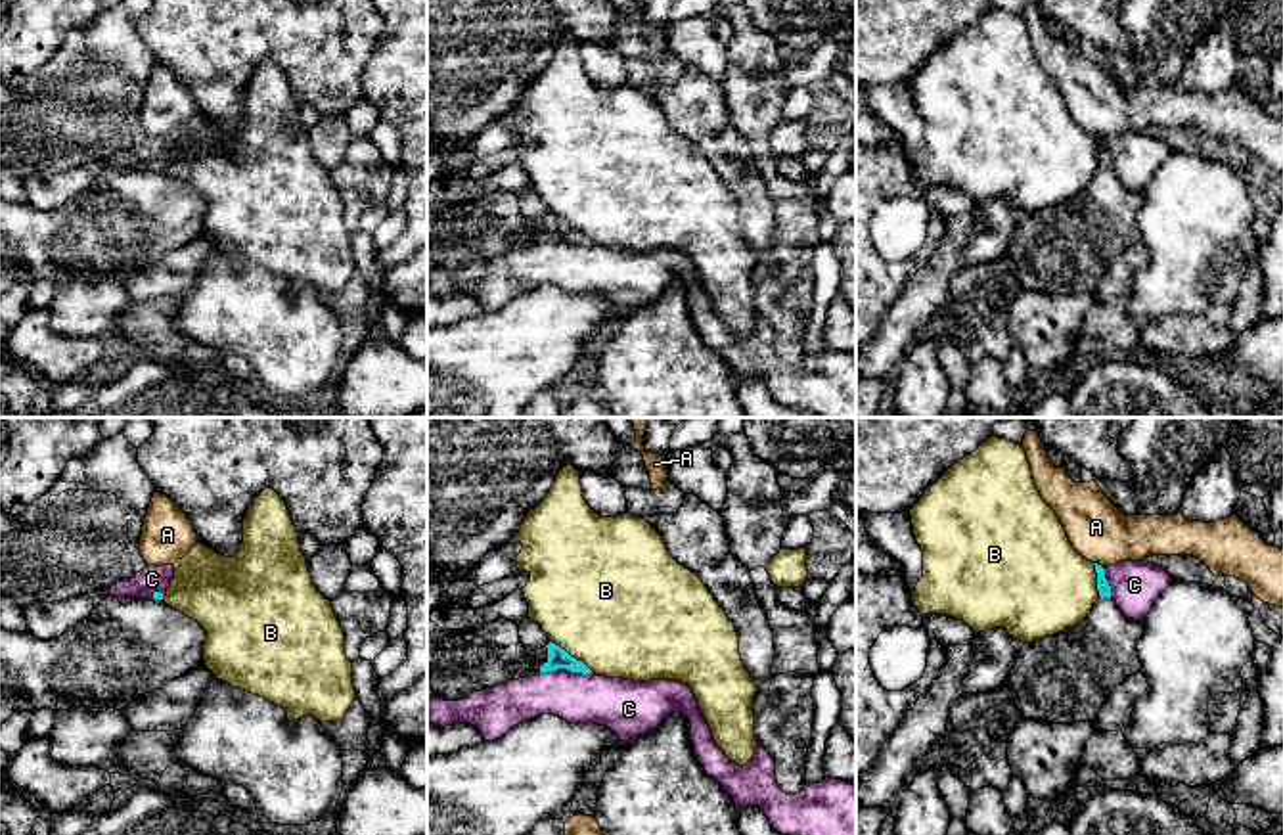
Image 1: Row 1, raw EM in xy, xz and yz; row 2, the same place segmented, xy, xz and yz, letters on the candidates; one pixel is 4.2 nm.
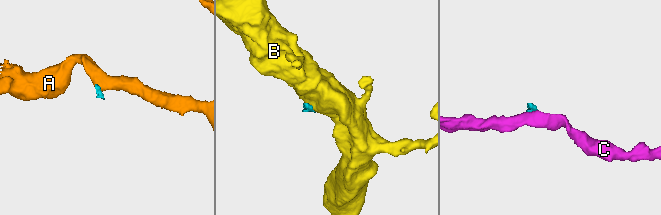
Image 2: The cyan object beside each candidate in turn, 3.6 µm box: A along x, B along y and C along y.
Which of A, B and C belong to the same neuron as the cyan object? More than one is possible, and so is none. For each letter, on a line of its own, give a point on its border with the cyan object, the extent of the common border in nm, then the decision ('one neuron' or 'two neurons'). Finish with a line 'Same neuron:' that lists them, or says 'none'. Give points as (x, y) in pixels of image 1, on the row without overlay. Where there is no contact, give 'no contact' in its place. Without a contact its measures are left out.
A: meets cyan in yz at (1096, 135); contact 50 nm long; two neurons
B: meets cyan in xz at (569, 226); contact 220 nm long; two neurons
C: meets cyan in yz at (1107, 154); contact 120 nm long; two neurons
Same neuron: none

